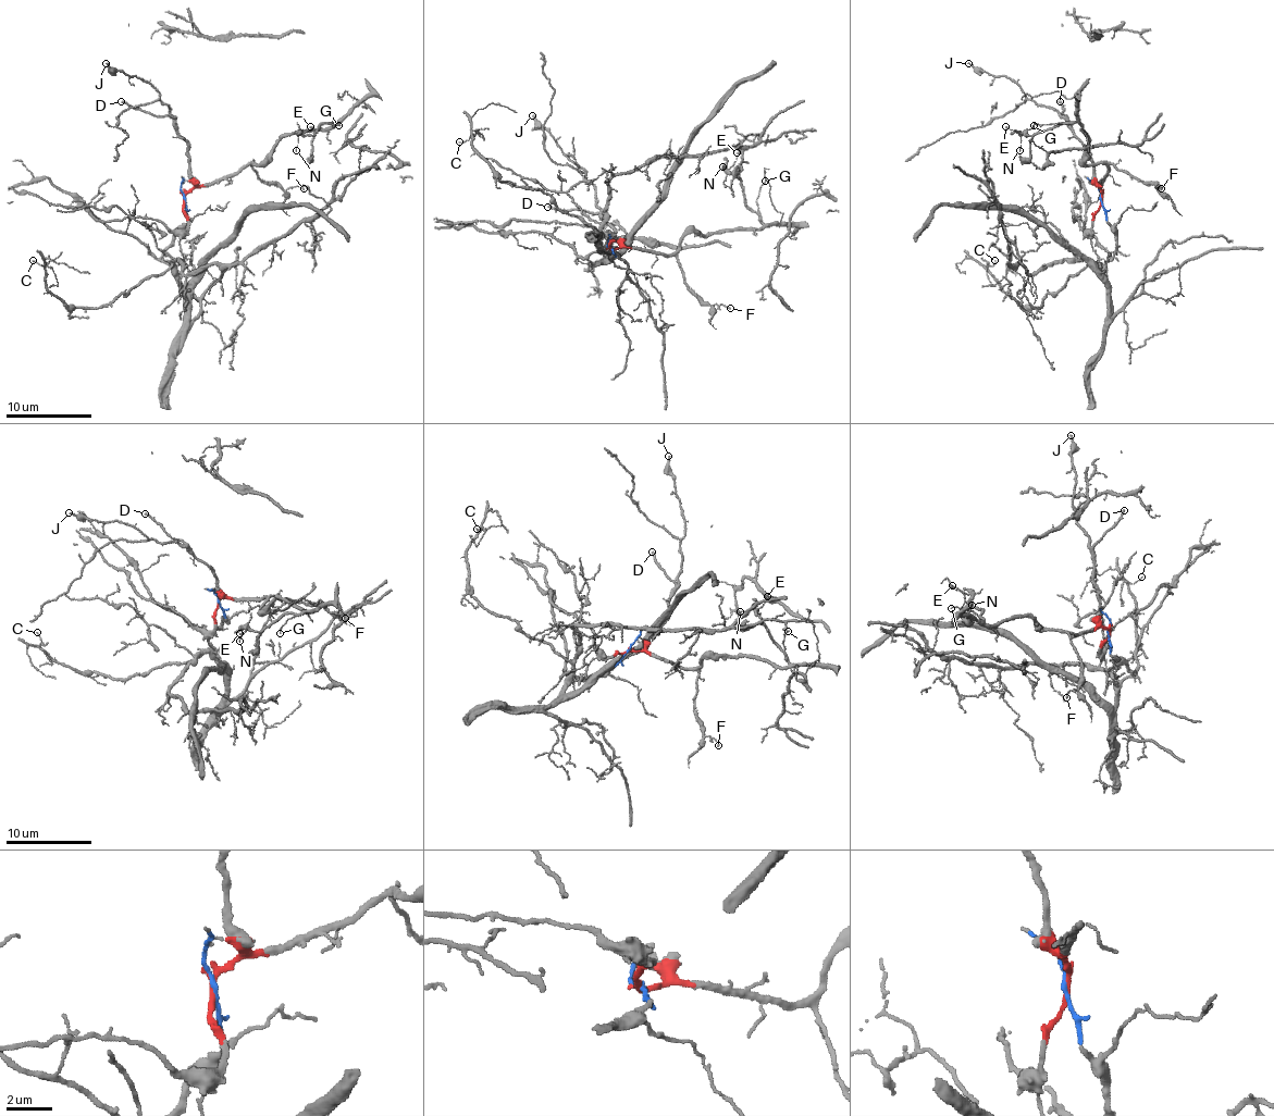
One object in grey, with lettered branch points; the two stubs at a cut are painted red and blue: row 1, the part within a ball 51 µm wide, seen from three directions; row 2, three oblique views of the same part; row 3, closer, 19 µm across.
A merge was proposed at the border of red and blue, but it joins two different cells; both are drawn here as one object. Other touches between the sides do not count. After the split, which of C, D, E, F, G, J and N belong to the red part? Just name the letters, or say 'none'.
D, E, F, G, J, N

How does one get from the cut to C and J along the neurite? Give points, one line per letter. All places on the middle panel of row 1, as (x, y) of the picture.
C: (609, 248), (614, 253), (590, 260), (598, 235), (590, 226), (547, 194), (504, 183), (472, 136), (459, 143)
J: (609, 248), (620, 246), (603, 220), (592, 183), (532, 114)

